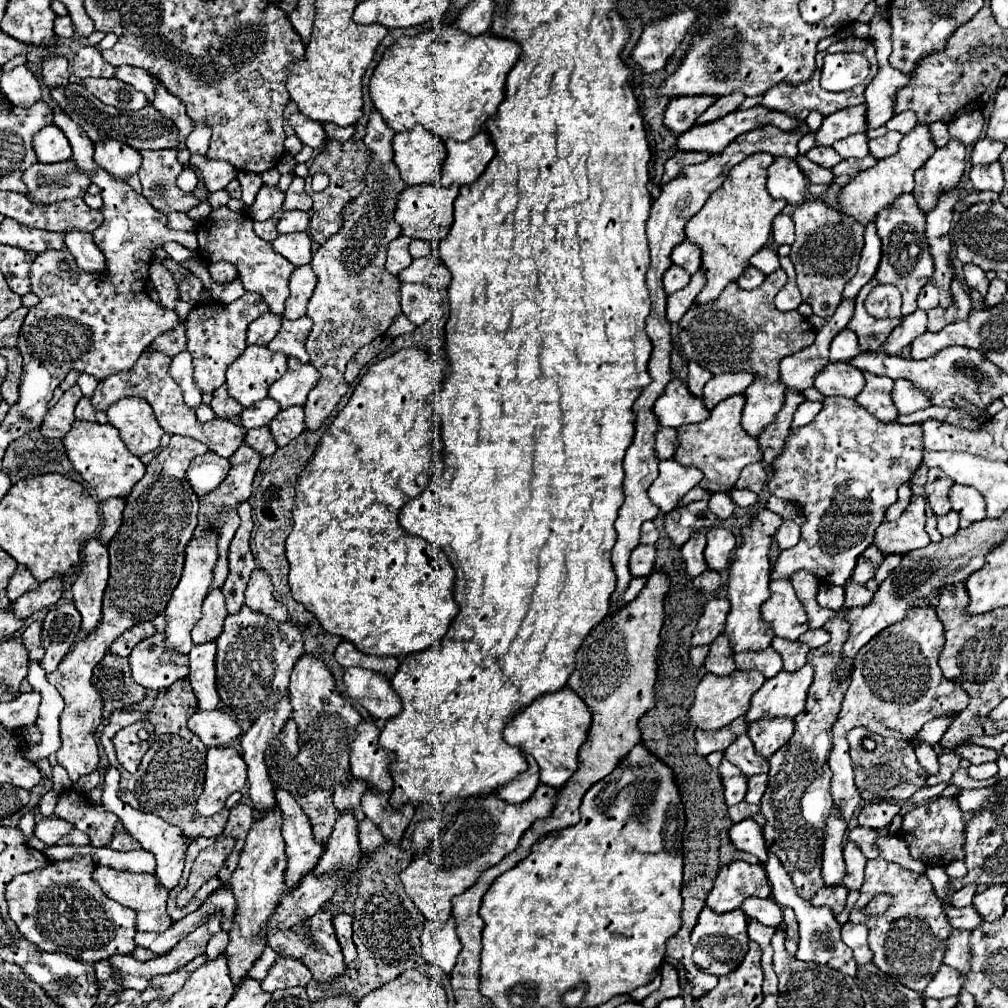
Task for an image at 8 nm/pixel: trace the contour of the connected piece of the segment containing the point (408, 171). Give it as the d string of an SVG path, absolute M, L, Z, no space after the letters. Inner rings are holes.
M415 125L409 131L397 133L393 137L393 151L401 179L407 185L439 181L447 151L444 142L425 127Z

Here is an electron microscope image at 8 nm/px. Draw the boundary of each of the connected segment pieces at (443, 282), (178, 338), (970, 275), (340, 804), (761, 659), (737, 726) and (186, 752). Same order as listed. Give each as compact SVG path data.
M431 243L431 255L413 259L411 267L403 269L397 277L401 283L421 283L429 285L431 289L439 291L445 289L451 281L449 269L441 263L441 253L439 253L439 243Z
M181 325L181 327L175 327L171 333L167 331L167 335L163 335L163 337L159 335L159 337L155 339L155 343L149 345L149 349L153 347L155 351L161 351L161 353L173 357L173 355L177 355L177 353L181 353L181 351L185 349L185 343L187 343L185 327Z
M963 265L963 279L965 279L965 283L969 285L969 287L975 287L979 293L981 293L981 297L985 297L987 295L987 285L989 285L989 279L985 277L985 273L979 269L979 267L975 267L975 265Z
M349 777L349 785L335 785L335 793L333 793L333 803L337 807L337 811L343 815L347 811L351 811L355 815L357 821L365 819L365 813L361 811L361 797L367 791L365 783L353 783L353 777Z
M771 647L765 651L759 651L759 653L753 653L753 651L737 653L735 665L739 671L759 671L765 679L775 677L783 667L781 657Z
M745 717L735 719L733 723L729 723L727 727L723 727L721 731L695 731L695 741L697 741L697 755L707 757L713 751L725 751L725 747L729 747L729 743L733 743L733 739L741 733L747 733L747 723Z
M189 677L175 681L169 689L161 691L155 699L155 707L151 713L143 715L153 727L155 727L155 741L145 753L145 759L141 761L141 767L131 775L127 769L123 769L115 759L115 747L113 737L119 729L127 727L127 717L141 717L141 713L127 713L127 711L115 711L109 717L109 723L105 725L101 733L101 743L105 747L105 753L109 757L109 763L121 771L121 785L119 785L119 799L127 805L131 805L137 811L153 813L161 817L163 821L179 827L187 839L195 839L197 835L203 837L219 837L225 829L229 811L219 811L211 817L211 821L205 821L193 811L193 803L203 791L203 779L205 779L205 755L207 747L201 743L201 739L187 729L187 719L197 711L197 699L191 687Z

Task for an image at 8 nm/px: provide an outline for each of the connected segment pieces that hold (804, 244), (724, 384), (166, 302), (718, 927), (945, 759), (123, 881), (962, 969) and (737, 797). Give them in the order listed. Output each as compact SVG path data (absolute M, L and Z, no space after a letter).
M805 201L793 211L795 223L795 243L791 245L789 259L797 271L797 287L805 303L813 307L813 313L819 317L831 317L841 303L841 291L847 281L857 271L859 253L863 247L863 227L849 219L847 215L837 213L823 201Z
M747 371L723 373L723 375L709 379L709 383L703 389L705 407L711 411L719 401L723 401L731 395L743 395L745 389L751 385L751 381L753 381L753 375L749 375Z
M153 263L149 269L149 279L159 293L161 305L167 309L175 309L175 301L179 299L179 289L177 289L177 283L173 283L173 277L169 275L169 271L165 271L163 265Z
M705 907L697 919L697 925L695 929L691 931L691 943L695 947L695 953L693 953L693 961L699 969L703 971L709 971L713 975L727 975L731 973L733 969L739 967L741 959L745 957L745 951L747 951L747 943L749 943L749 937L747 937L747 919L745 919L745 913L741 909L737 911L729 911L725 915L717 915L715 911L711 911L709 907Z
M945 751L945 753L941 753L941 755L939 755L939 765L941 765L941 769L939 769L937 775L929 777L927 783L929 783L929 785L949 783L951 777L953 777L953 773L959 769L959 759L961 759L961 757L955 755L953 751Z
M97 865L93 869L93 881L103 889L103 893L109 899L115 899L117 903L137 911L137 931L165 931L171 927L171 919L165 911L165 901L169 891L157 887L157 879L153 879L151 873L129 873L129 871L117 871L113 867Z
M953 931L947 939L945 951L945 965L957 969L959 973L967 975L971 969L971 951L969 951L969 931Z
M725 759L719 765L719 775L721 775L723 787L725 787L727 807L741 803L745 797L745 791L747 791L747 777L741 775L741 771L737 771L737 767L729 765L729 761L725 761Z

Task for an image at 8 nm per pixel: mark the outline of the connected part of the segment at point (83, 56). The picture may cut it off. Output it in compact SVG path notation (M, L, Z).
M81 47L73 59L73 75L79 79L87 77L113 77L117 69L103 61L101 51L97 47Z

